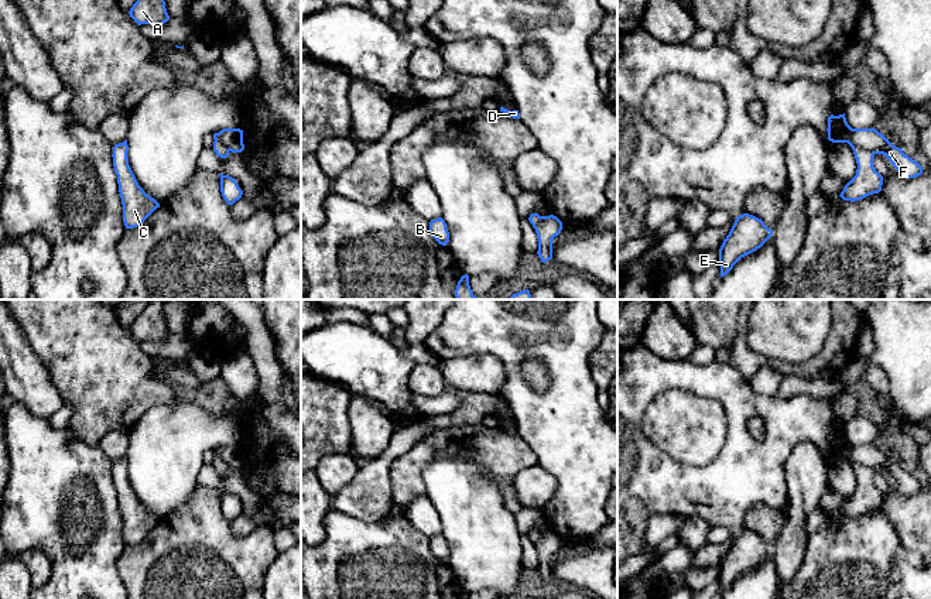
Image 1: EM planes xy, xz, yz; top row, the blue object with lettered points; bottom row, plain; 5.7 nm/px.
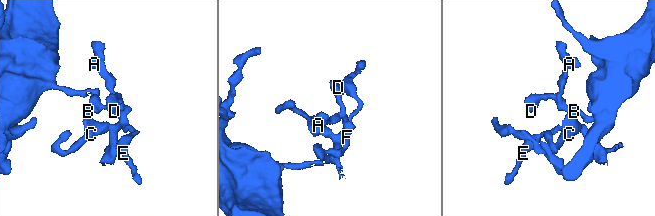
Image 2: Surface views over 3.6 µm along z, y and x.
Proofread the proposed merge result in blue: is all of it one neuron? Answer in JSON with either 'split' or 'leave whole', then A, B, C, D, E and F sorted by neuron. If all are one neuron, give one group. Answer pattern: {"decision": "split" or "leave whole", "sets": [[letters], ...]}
{"decision": "split", "sets": [["A", "B", "C", "D", "E"], ["F"]]}

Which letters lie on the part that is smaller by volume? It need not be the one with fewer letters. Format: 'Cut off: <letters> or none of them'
Cut off: A, B, C, D, E

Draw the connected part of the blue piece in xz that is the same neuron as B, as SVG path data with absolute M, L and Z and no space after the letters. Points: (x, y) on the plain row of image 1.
M442 534L429 538L429 550L442 562L446 562L449 558L449 548Z

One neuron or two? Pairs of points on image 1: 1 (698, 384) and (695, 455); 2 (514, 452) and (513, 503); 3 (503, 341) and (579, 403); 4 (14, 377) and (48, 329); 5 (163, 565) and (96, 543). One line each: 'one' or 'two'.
1: two
2: one
3: one
4: two
5: two

